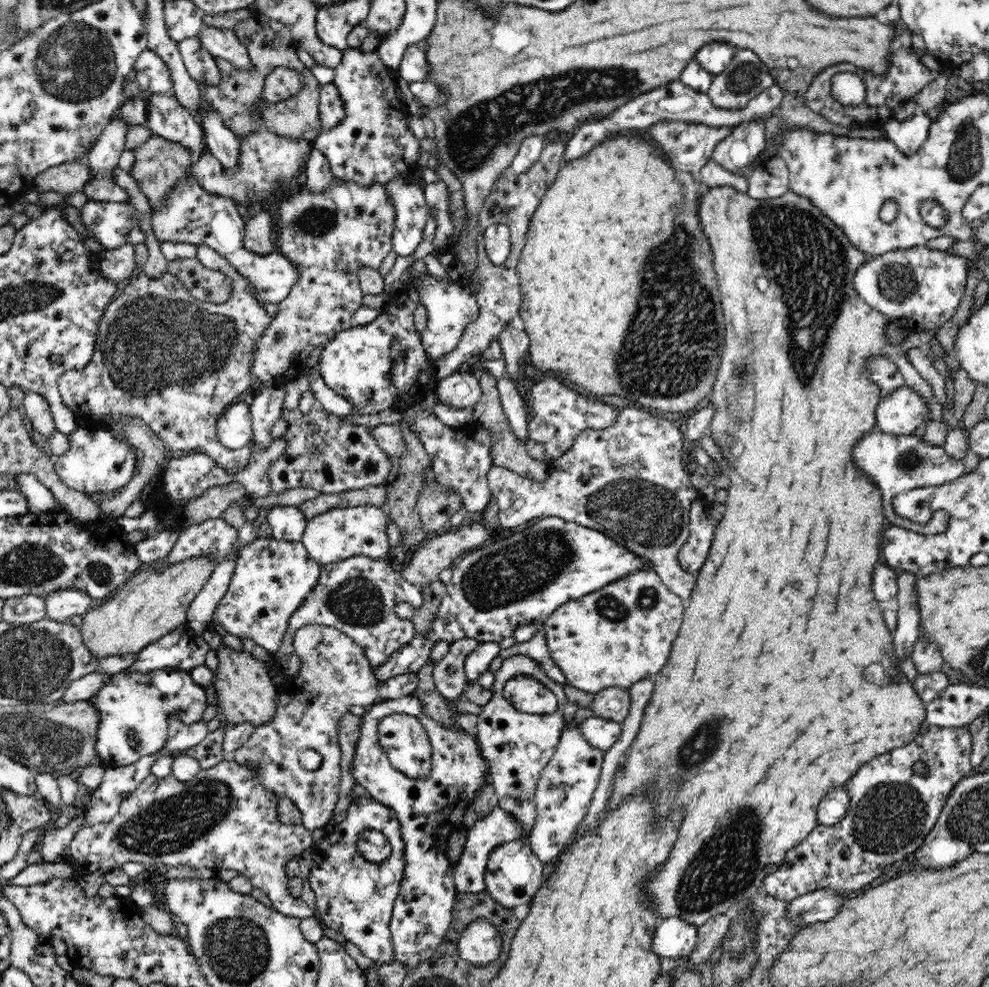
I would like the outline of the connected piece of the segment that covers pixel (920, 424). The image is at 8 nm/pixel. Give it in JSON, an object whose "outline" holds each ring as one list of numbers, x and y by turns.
{"outline":[[905,385,883,396,875,410,876,426,889,435,906,437,922,431,930,419,924,401]]}

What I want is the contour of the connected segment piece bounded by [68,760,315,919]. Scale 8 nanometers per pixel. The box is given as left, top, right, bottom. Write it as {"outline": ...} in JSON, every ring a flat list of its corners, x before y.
{"outline":[[222,760,209,770,200,770,190,782,180,782,171,774,156,778,148,774,143,782,120,804,112,820,100,822,96,826,82,826,76,830,68,856,73,867,84,866,92,874,98,870,107,873,121,868,127,862,170,867,208,868,214,871,229,870,244,875,256,888,264,891,272,906,286,916,299,919,314,917,315,911,304,900,296,898,288,889,289,878,286,864,299,858,307,848,315,844,312,833,304,825,282,824,277,816,278,795,262,785,257,772,238,765,236,760]]}

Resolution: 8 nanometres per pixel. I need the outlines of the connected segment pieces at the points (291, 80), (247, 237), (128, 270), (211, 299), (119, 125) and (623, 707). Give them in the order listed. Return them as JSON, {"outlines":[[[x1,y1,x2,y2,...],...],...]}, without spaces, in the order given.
{"outlines":[[[280,66,268,72,261,98,267,104,286,101,302,89,302,75,291,68]],[[266,209,256,211,242,228,244,230,244,249,259,256,276,252,274,218]],[[132,244,123,245,112,251,104,250,100,257,98,274,102,279,112,281,114,285,118,285,120,282,128,282,128,279,134,274,134,270,138,268,134,245]],[[196,257,172,260,167,271,176,276,183,292,202,302,223,304,232,295,232,282,222,272,205,268]],[[113,117,111,121,104,127,102,134,97,138,93,144,91,151,87,154,85,164,90,167,92,178,90,182,84,186,82,192,89,198,90,201,108,201,108,202,126,202,128,203,128,193,119,185,116,185,112,178,112,170,118,167,120,155,126,150,126,134,128,134,128,127,122,119]],[[610,687,594,695,590,708,593,716,621,724,630,712,629,689]]]}

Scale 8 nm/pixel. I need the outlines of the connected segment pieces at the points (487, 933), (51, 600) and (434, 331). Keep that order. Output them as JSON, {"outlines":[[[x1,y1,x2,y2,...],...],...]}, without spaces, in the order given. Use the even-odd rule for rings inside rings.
{"outlines":[[[478,919,462,930,457,946,462,959,479,967,499,957,502,937,493,924,486,919]],[[78,588,60,589,45,597,46,618,69,622,70,616,83,616,90,610,92,598]],[[427,273,407,286,408,290,419,292,421,304,428,312,428,326,421,332,421,343,428,356,435,361,439,356,452,352,458,346,466,326,479,318,479,302,463,282,445,283]]]}

